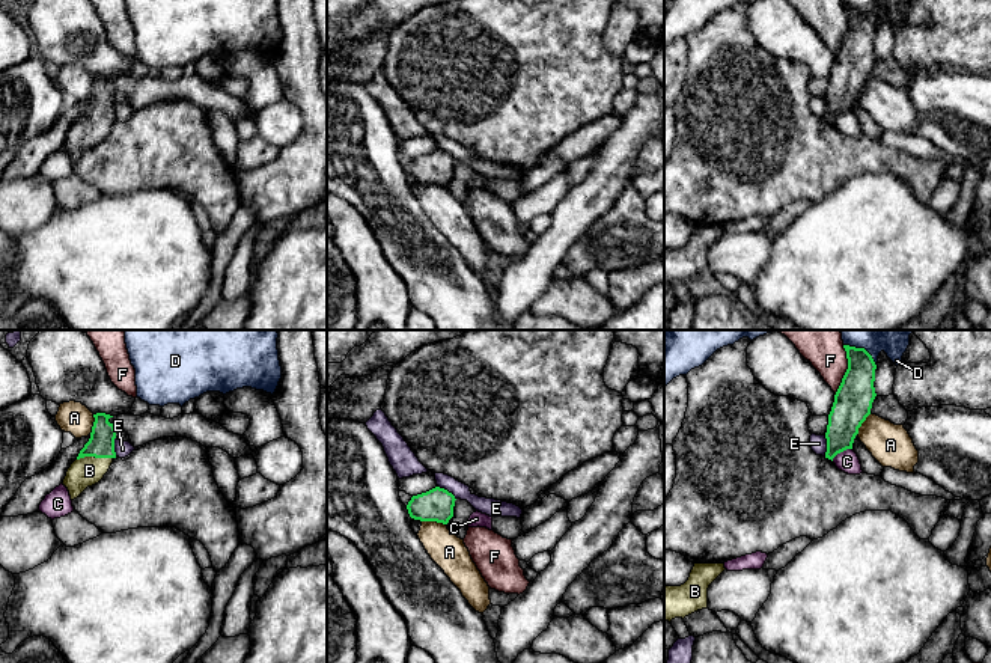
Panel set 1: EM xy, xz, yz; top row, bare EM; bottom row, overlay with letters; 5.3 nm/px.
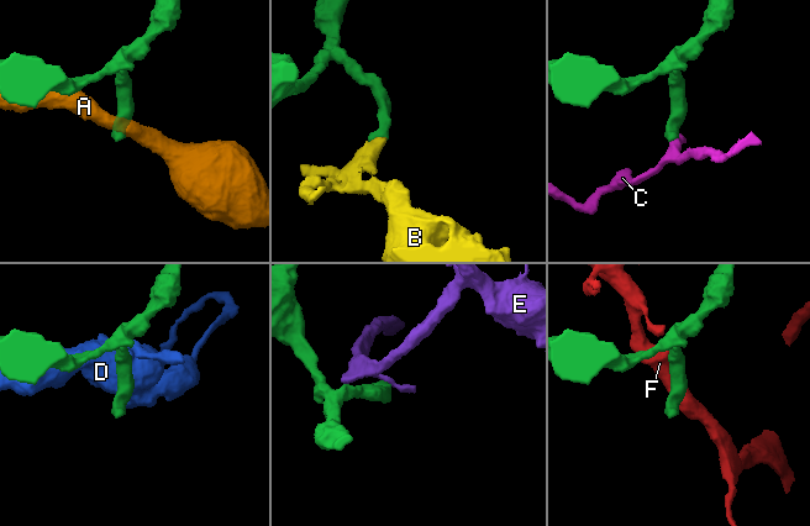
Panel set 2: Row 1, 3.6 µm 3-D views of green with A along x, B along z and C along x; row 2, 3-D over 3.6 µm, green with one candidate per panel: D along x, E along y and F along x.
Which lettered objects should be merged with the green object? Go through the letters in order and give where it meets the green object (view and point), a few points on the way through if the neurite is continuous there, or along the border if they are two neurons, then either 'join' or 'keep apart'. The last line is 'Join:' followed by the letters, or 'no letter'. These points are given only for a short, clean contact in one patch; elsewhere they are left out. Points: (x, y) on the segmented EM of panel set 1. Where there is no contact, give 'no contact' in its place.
A: meets green in xz at (432, 520); keep apart
B: meets green in xy at (94, 455); runs through xy (101, 445), (94, 455), (89, 470); join
C: meets green in yz at (841, 451); border along yz (851, 448), (839, 452), (832, 460); keep apart
D: meets green in yz at (862, 348); keep apart
E: meets green in yz at (827, 446); border along yz (824, 436), (826, 455); keep apart
F: meets green in yz at (847, 371); keep apart
Join: B

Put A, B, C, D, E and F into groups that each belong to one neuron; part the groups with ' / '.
A / B / C / D / E / F

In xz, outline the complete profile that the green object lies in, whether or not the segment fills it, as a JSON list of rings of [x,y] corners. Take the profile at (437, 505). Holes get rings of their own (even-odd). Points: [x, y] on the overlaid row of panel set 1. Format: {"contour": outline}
{"contour": [[[435,487],[426,493],[413,496],[407,509],[414,520],[447,524],[453,517],[455,500],[456,499],[452,493]]]}

